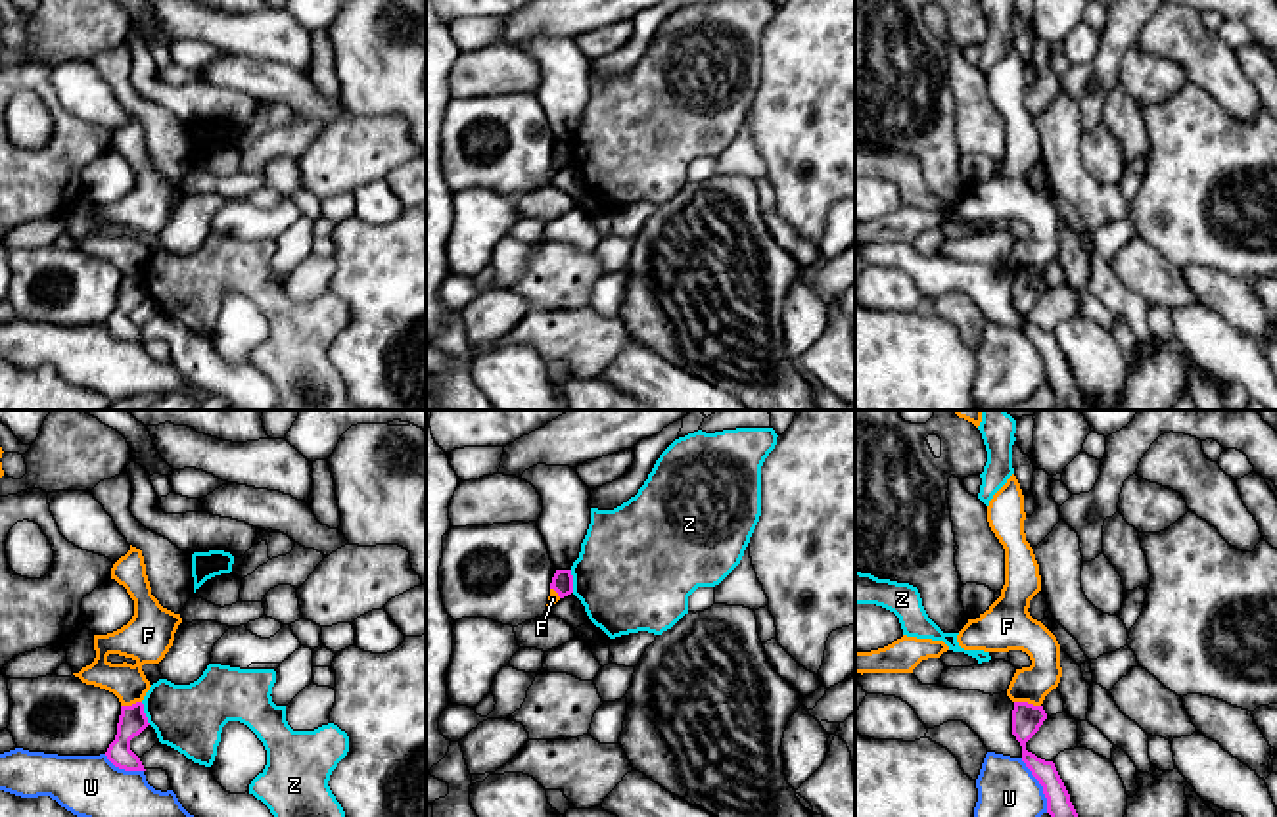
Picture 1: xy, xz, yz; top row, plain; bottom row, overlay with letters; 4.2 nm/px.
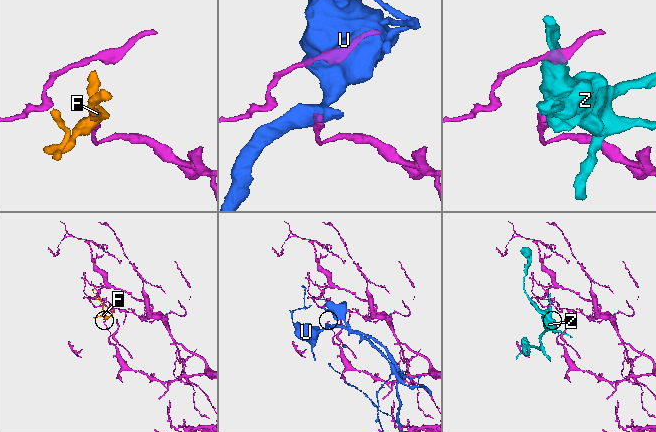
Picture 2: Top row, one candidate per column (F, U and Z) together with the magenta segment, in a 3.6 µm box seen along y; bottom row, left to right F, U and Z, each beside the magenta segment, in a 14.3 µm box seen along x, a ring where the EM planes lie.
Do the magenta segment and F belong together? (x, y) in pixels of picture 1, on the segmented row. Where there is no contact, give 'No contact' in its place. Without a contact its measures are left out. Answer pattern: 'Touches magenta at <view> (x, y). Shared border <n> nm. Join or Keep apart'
Touches magenta at yz (1026, 702). Shared border 110 nm. Keep apart

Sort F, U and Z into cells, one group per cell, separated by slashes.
F / U / Z

